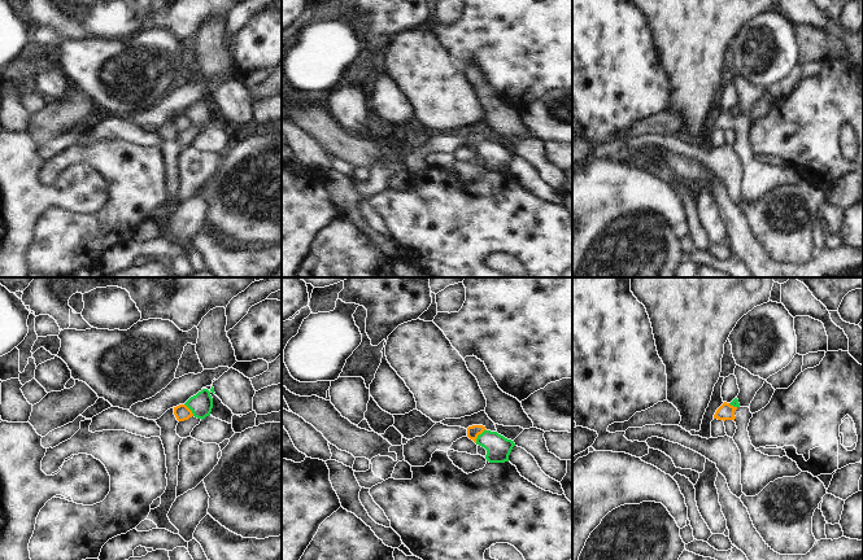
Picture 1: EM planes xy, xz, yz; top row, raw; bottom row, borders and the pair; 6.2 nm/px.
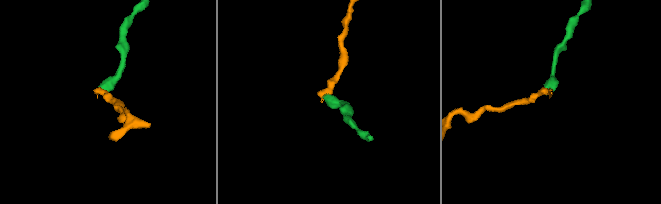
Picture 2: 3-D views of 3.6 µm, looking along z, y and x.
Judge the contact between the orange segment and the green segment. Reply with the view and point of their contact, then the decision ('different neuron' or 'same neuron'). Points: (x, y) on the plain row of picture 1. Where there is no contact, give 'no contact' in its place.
xz (478, 144) | different neuron

